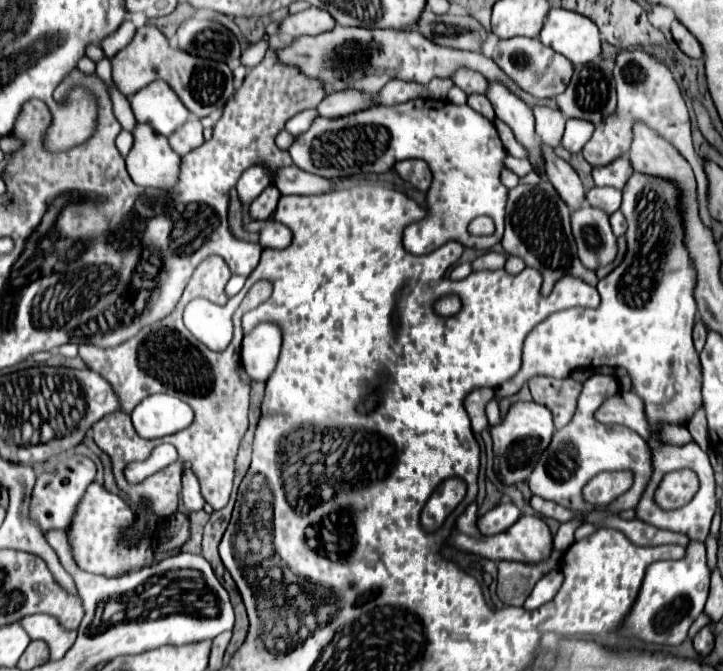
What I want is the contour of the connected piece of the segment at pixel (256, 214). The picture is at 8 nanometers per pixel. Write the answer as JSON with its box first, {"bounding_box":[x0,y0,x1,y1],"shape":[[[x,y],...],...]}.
{"bounding_box":[248,186,280,220],"shape":[[[268,186],[268,188],[250,204],[250,208],[248,208],[250,216],[252,216],[254,220],[268,220],[268,218],[274,214],[274,210],[276,210],[278,198],[280,198],[278,188]]]}

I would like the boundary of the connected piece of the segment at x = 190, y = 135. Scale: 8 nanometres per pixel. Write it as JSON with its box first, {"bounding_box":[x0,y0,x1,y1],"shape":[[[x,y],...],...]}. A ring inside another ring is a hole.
{"bounding_box":[168,118,204,156],"shape":[[[190,118],[182,128],[178,128],[178,132],[168,136],[168,142],[174,148],[174,152],[178,152],[180,156],[184,156],[190,150],[198,148],[204,142],[200,120],[198,118]]]}

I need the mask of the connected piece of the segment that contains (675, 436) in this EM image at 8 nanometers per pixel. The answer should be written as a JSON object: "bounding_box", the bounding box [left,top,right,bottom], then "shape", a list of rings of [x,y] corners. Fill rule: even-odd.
{"bounding_box":[660,426,694,444],"shape":[[[670,426],[670,428],[662,430],[660,436],[666,438],[666,442],[670,440],[672,444],[690,444],[690,442],[694,442],[692,436],[690,436],[690,432],[688,432],[688,428],[678,428],[678,426],[676,428]]]}

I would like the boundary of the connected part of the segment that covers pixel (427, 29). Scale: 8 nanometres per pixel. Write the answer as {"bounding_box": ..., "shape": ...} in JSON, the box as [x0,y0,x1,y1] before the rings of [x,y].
{"bounding_box":[418,10,488,52],"shape":[[[424,10],[418,32],[430,38],[436,44],[480,52],[482,44],[488,40],[488,30],[472,16],[436,16],[430,10]]]}

